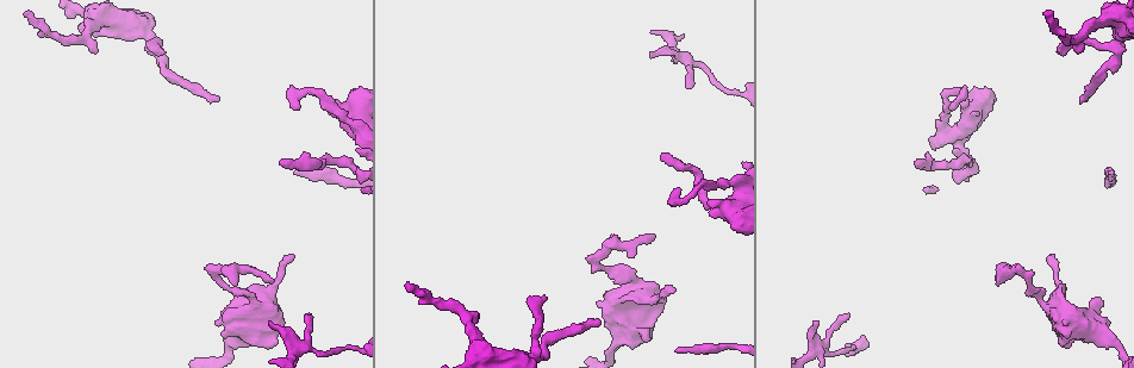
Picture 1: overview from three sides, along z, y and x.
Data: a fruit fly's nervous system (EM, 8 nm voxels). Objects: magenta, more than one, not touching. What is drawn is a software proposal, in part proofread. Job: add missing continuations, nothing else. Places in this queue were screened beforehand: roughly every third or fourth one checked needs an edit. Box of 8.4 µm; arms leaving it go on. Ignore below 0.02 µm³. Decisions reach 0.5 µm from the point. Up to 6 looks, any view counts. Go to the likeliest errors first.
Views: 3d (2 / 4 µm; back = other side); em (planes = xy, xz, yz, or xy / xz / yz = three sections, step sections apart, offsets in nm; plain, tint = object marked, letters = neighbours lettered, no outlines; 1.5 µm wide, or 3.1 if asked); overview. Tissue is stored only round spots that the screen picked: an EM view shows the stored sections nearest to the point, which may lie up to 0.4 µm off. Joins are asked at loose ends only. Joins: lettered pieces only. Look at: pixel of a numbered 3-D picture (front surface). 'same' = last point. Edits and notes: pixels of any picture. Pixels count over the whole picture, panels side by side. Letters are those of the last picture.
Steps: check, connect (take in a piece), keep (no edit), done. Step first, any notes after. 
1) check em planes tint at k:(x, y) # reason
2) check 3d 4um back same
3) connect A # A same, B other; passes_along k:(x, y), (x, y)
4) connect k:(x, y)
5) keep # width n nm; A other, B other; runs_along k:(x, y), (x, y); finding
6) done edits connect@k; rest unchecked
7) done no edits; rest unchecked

check 3d 2um at 1:(652, 234) # branch stops here

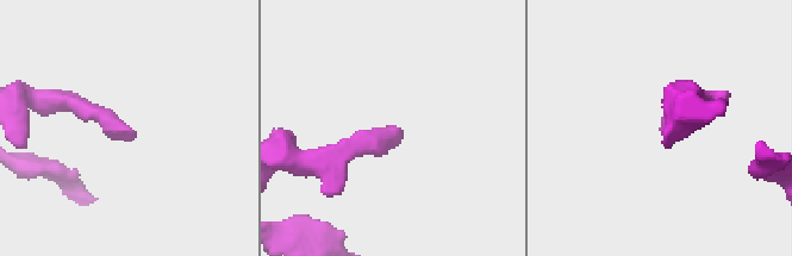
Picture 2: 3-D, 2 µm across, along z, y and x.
check em xy step 4 tint at 2:(130, 132) # need the tissue

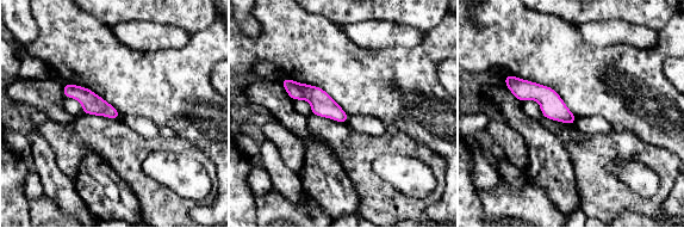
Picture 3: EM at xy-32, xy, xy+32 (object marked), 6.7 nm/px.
check em planes letters same

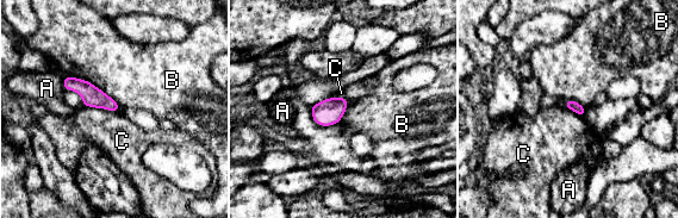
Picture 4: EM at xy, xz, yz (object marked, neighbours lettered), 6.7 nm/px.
keep # longest_contact B 440 nm; A other, B other, C other; none of them fits

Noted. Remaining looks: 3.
check em yz step 8 letters at 1:(964, 107) # stops while still wide

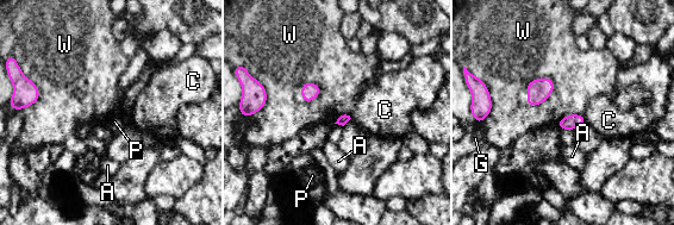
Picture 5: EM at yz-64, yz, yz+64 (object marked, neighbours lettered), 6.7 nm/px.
keep # longest_contact W 260 nm; A other, C other, G other, P other, W other; border 5:(549, 76), (553, 92), (526, 106); none of them fits

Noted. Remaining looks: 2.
check em planes letters at 1:(691, 87) # free end

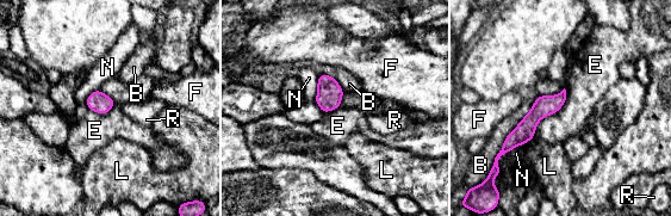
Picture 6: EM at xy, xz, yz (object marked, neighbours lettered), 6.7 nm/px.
keep # width 140 nm; B other, E other, F other, L other, N other, R other; border 6:(565, 88), (565, 103), (535, 130); none of them fits

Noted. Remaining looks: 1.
done no edits; rest unchecked

